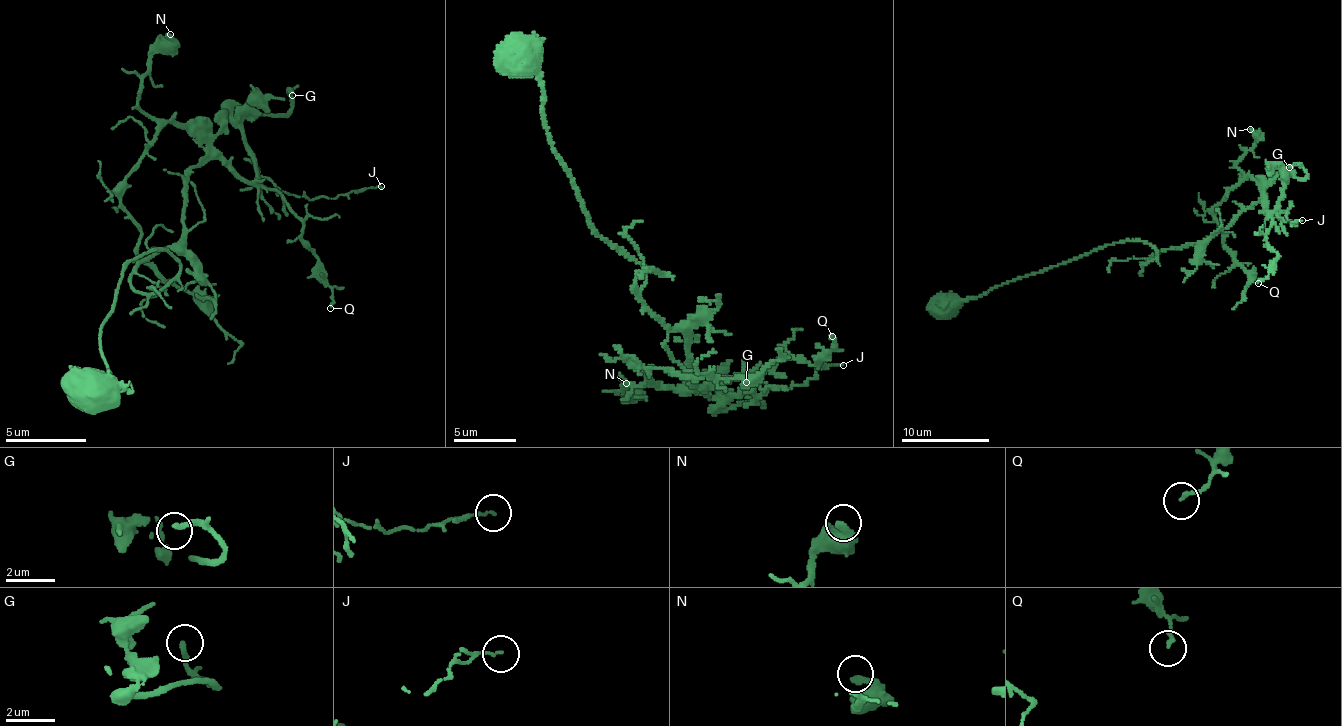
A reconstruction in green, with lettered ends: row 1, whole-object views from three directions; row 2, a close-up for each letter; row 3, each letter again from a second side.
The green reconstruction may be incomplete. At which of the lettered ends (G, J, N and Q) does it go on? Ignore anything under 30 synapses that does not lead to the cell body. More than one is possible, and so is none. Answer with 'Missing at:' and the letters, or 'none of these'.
Missing at: G

